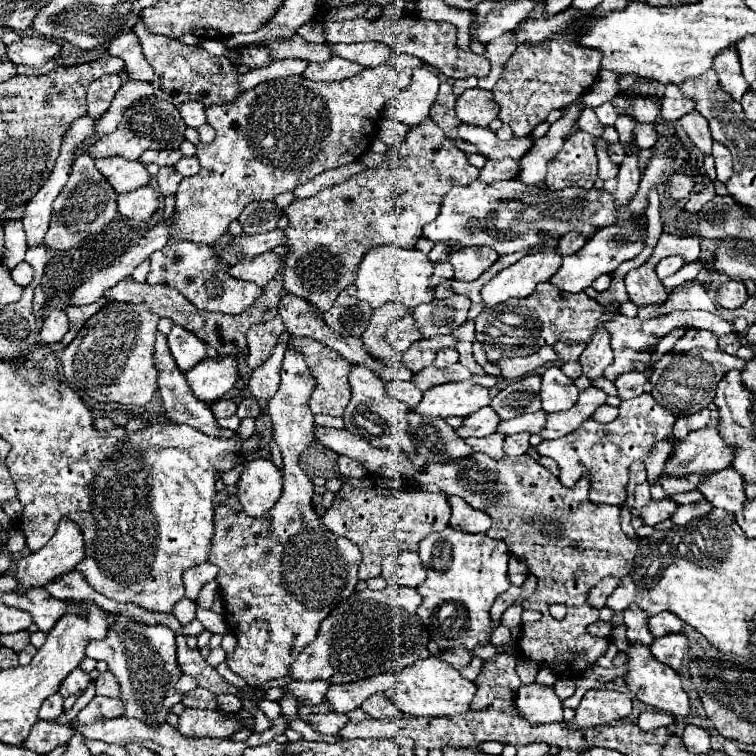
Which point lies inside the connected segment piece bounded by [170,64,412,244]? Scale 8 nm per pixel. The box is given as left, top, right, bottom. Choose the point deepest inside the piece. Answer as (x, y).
(244, 163)

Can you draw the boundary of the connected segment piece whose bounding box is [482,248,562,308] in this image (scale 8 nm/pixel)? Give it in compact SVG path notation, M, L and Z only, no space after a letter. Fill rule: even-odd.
M548 248L542 252L526 254L516 264L504 268L482 288L482 306L494 306L498 302L506 302L508 298L524 298L530 296L536 284L550 280L562 264L562 258L556 250Z

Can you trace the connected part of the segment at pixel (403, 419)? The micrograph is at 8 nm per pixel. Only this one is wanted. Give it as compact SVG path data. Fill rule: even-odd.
M352 366L348 382L352 386L352 400L342 416L346 430L350 434L364 438L366 442L370 442L376 448L400 450L400 452L408 454L408 458L414 458L418 452L416 452L416 446L412 444L412 438L408 432L408 412L410 410L406 408L406 404L390 398L384 388L384 382L372 370L368 370L364 366Z

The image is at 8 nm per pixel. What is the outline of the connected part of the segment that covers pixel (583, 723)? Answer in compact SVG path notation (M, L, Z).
M588 690L576 708L572 722L564 722L568 730L594 728L600 724L612 724L630 714L632 700L624 692L616 690Z

